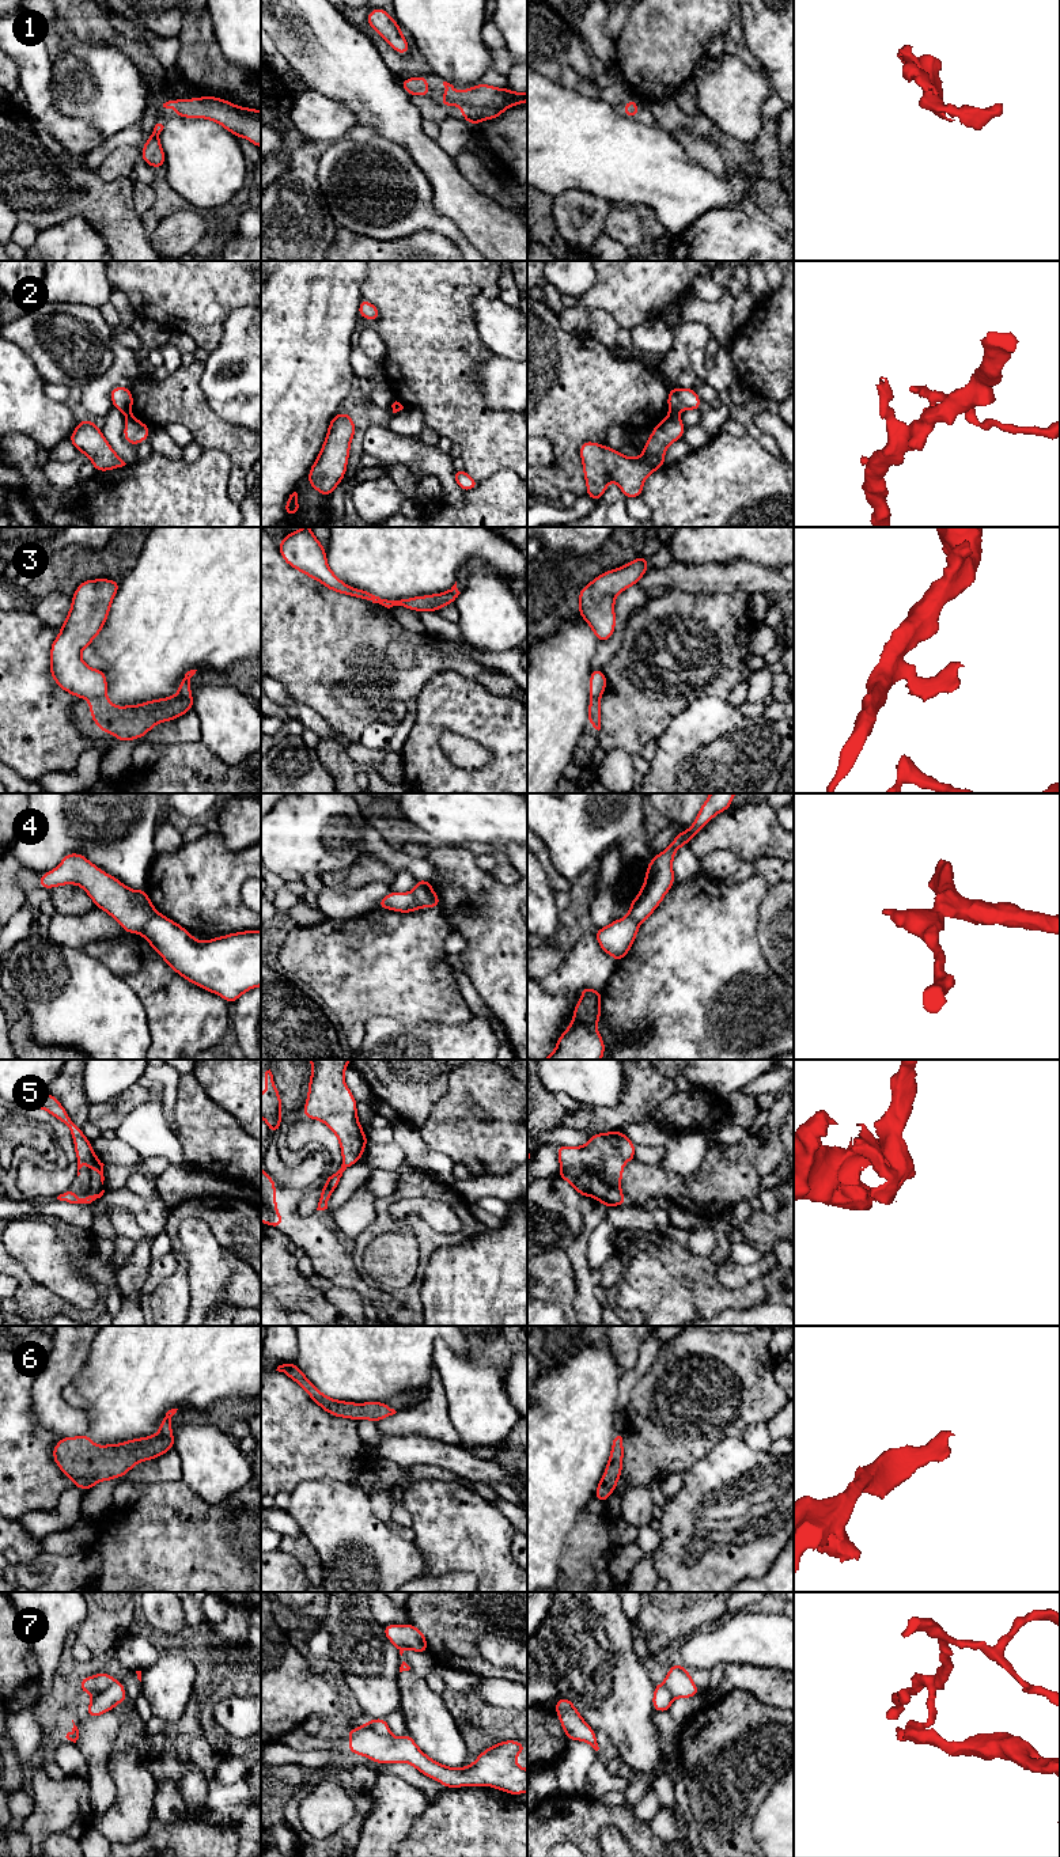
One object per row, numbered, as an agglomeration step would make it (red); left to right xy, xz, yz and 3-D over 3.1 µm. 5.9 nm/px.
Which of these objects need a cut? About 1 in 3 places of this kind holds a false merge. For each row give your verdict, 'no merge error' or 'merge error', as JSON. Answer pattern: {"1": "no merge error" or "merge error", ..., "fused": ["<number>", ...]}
{"1": "no merge error", "2": "merge error", "3": "merge error", "4": "merge error", "5": "no merge error", "6": "no merge error", "7": "merge error", "fused": ["2", "3", "4", "7"]}

